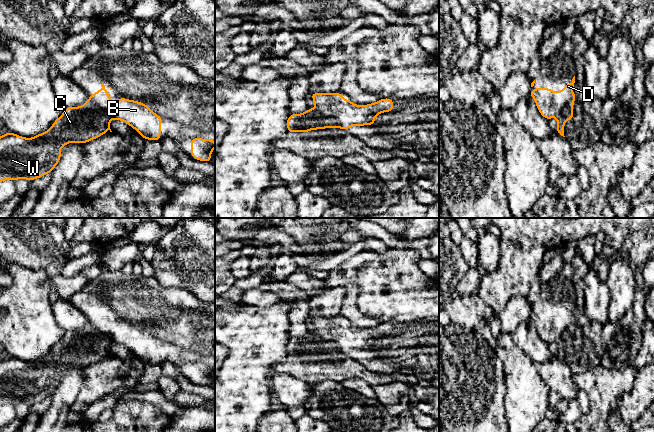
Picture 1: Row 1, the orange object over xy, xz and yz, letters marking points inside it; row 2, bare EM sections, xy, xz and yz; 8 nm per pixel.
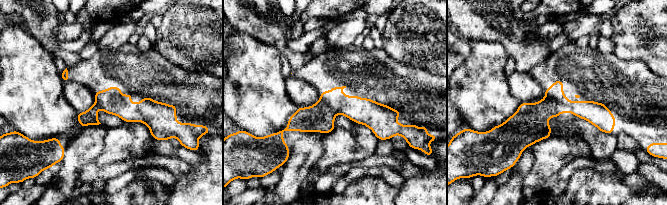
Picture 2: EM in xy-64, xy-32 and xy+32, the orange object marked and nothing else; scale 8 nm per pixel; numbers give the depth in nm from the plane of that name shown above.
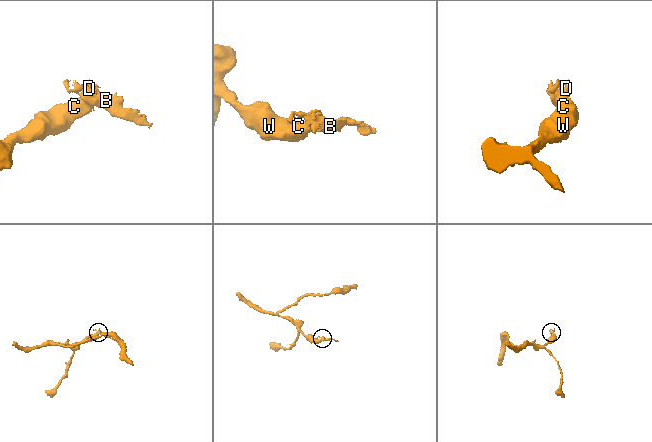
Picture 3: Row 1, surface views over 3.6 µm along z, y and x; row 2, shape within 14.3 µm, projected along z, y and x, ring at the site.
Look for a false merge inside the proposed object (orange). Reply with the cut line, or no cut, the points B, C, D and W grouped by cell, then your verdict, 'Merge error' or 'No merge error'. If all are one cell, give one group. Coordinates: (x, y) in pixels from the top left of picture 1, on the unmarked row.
Split along xy (89, 322), (98, 331), (107, 334), (113, 341). Groups: B D / C W. Merge error

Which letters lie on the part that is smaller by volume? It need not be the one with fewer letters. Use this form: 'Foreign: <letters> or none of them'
Foreign: B, D

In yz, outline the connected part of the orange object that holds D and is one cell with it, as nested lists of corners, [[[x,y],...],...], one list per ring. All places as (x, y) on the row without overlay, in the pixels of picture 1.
[[[575,300],[571,307],[563,309],[564,314],[552,315],[548,310],[545,314],[541,310],[533,316],[530,313],[529,319],[535,323],[535,328],[540,338],[547,344],[557,341],[567,328],[573,328],[576,323],[574,315]]]

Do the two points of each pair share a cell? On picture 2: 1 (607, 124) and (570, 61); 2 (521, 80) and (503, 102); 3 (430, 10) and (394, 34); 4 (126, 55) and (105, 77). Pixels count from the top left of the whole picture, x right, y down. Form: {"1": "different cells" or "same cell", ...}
{"1": "same cell", "2": "different cells", "3": "same cell", "4": "same cell"}

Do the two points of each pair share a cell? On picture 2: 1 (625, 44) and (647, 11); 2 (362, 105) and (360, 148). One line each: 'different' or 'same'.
1: same
2: different

